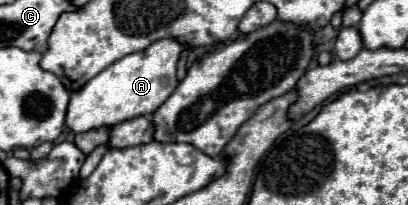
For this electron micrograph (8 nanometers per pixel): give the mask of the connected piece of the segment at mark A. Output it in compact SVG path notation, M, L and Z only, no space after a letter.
M170 37L154 41L144 51L130 53L112 63L94 79L90 79L80 91L72 93L66 125L74 133L84 133L102 125L116 125L138 115L152 115L170 97L170 93L174 93L178 85L176 63L180 59L180 53L186 49L190 49L186 43Z

